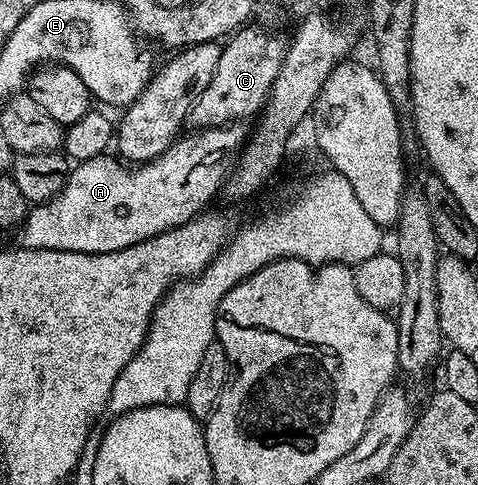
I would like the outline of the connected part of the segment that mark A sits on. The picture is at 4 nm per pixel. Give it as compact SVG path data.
M239 121L237 123L226 123L222 127L208 127L205 129L195 130L195 135L189 133L183 134L181 137L175 139L171 147L168 148L159 159L151 159L149 163L140 163L134 166L127 166L121 158L113 157L109 154L97 155L91 159L81 160L71 170L66 187L56 197L52 197L47 203L39 203L31 206L30 212L26 215L26 220L22 222L22 226L17 228L16 236L18 235L18 243L28 249L56 249L57 251L71 251L72 253L112 253L120 249L128 249L128 245L136 245L140 241L148 241L152 237L156 237L160 233L164 233L173 227L184 225L195 215L201 215L207 210L206 202L213 197L214 194L223 190L224 184L230 178L230 173L234 169L234 164L238 162L238 156L242 154L242 148L246 145L248 138L247 124Z

